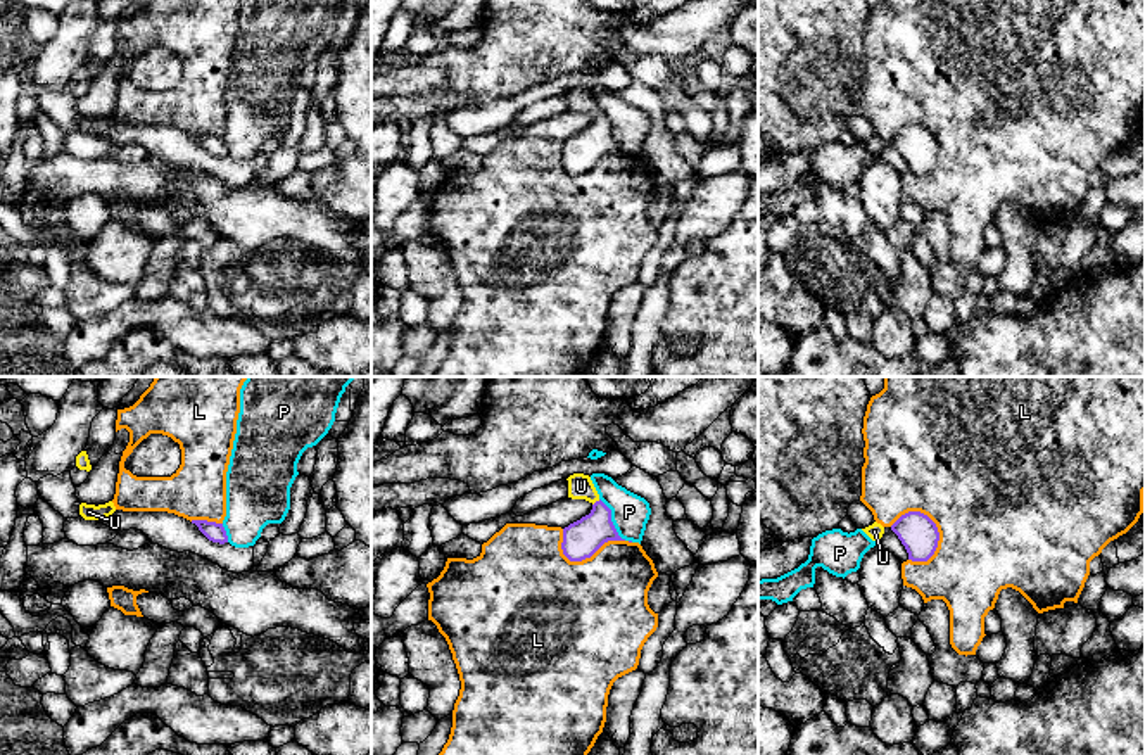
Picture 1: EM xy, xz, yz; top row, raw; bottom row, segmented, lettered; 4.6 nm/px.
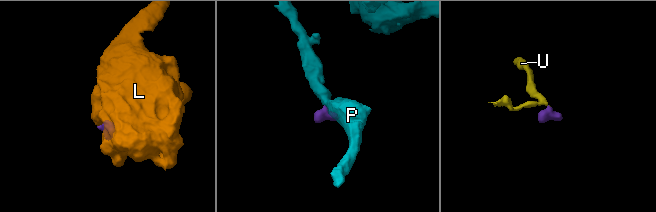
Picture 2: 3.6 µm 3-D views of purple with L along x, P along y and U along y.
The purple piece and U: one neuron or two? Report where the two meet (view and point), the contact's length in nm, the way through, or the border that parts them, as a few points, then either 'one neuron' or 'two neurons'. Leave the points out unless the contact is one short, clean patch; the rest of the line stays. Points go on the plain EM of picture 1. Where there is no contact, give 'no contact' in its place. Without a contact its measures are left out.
xz (596, 114) | 50 nm | across xz (581, 152), (596, 137), (596, 114), (581, 99) | one neuron

